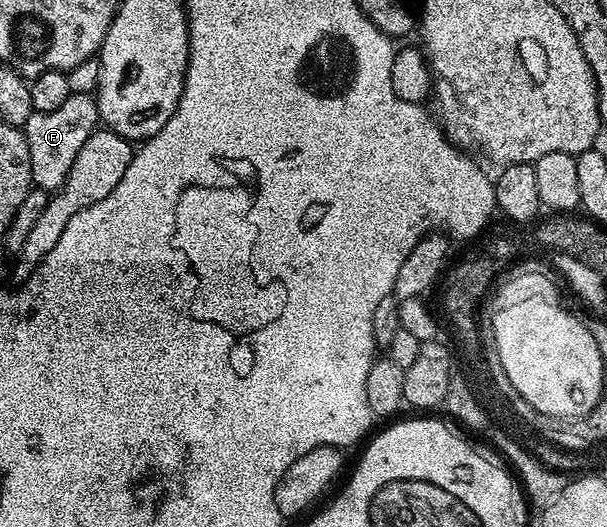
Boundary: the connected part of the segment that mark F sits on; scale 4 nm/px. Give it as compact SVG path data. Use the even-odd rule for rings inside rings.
M73 92L66 103L62 103L62 107L55 111L32 112L22 128L26 147L30 147L30 171L35 188L55 191L64 186L78 151L82 151L82 143L86 143L86 139L90 139L90 135L96 132L99 121L100 112L91 92Z

